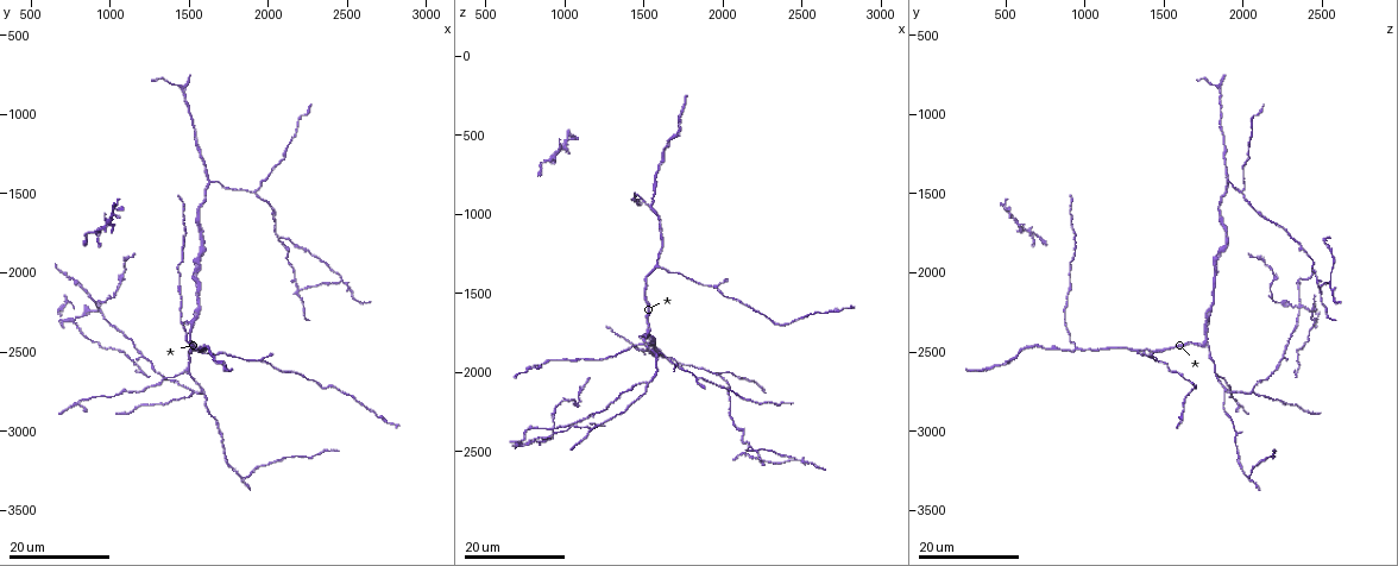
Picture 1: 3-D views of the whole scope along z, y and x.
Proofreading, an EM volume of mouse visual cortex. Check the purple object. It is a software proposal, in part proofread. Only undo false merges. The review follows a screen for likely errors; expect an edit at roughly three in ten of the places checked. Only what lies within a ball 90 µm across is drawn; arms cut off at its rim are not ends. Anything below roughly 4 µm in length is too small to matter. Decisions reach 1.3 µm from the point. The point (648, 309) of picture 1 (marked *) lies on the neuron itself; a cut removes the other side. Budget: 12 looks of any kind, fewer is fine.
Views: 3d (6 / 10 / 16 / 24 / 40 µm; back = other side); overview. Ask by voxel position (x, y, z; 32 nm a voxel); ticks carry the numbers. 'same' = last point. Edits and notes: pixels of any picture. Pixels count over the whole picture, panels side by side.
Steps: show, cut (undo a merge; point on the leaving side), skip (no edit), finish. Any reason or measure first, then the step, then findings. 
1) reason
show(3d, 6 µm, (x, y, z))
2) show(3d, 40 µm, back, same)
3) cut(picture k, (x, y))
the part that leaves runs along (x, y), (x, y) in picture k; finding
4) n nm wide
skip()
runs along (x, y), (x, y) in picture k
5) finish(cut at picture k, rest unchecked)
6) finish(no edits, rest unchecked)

a fork
show(3d, 16 µm, (1600, 2740, 1900))

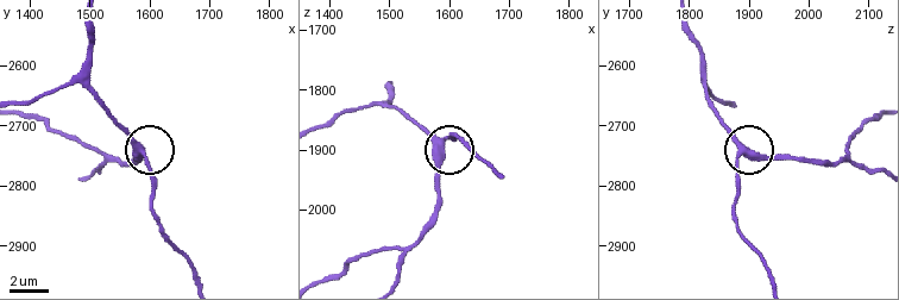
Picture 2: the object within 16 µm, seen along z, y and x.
show(3d, 6 µm, (1585, 2745, 1895))

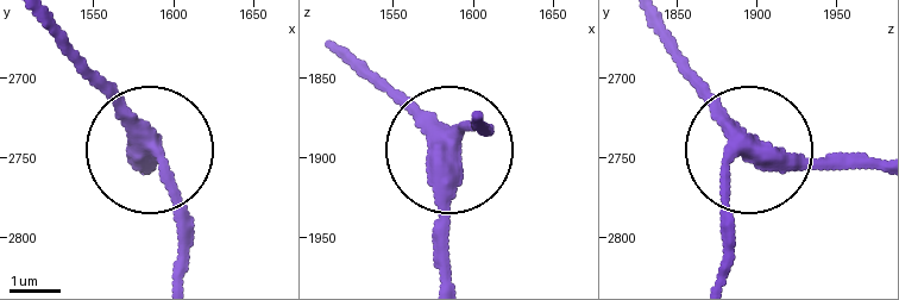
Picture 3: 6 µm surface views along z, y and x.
skip()
runs along (42, 30), (165, 170), (183, 273) in picture 3; continuous, no second neuron

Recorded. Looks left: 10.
three-way junction
show(3d, 16 µm, (1520, 2740, 2080))

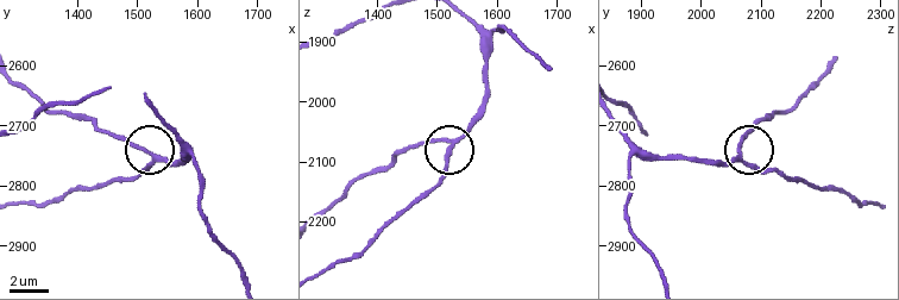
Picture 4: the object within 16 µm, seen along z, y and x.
closer look
show(3d, 6 µm, (1520, 2745, 2065))

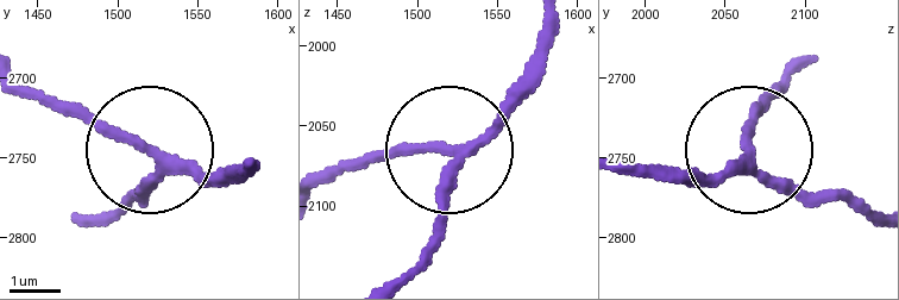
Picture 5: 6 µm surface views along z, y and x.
show(3d, 6 µm, back, (1522, 2750, 2066))

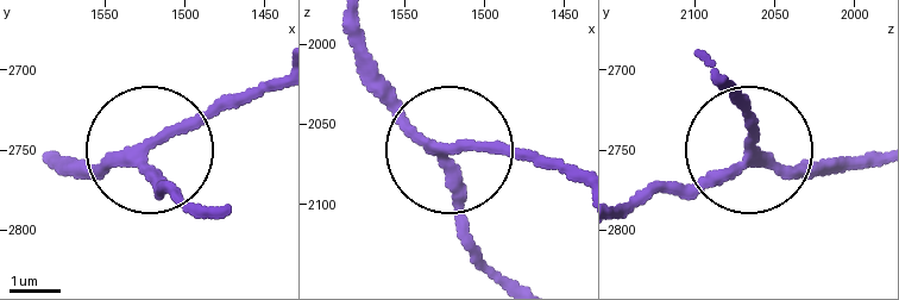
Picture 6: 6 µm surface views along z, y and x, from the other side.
210 nm wide
skip()
all the same neuron

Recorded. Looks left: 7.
two arms in line, one across
show(3d, 24 µm, (1500, 2440, 1780))

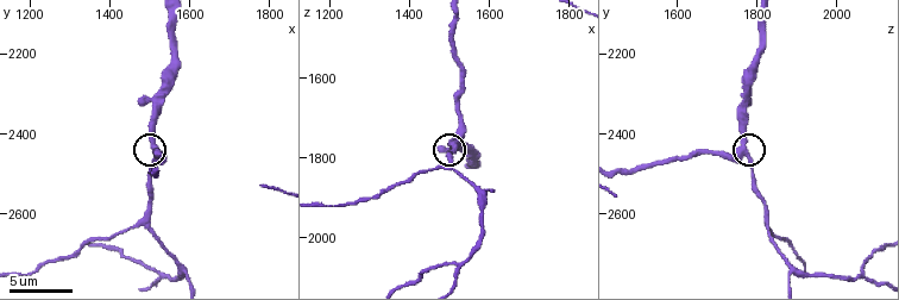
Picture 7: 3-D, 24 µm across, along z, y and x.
show(3d, 10 µm, (1510, 2455, 1775))

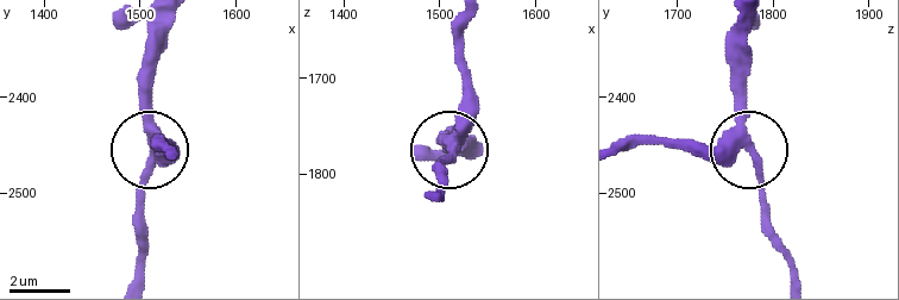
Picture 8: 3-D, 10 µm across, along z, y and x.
3 arms
skip()
one neuron here

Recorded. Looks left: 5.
branch point
show(3d, 24 µm, (1920, 1480, 1980))

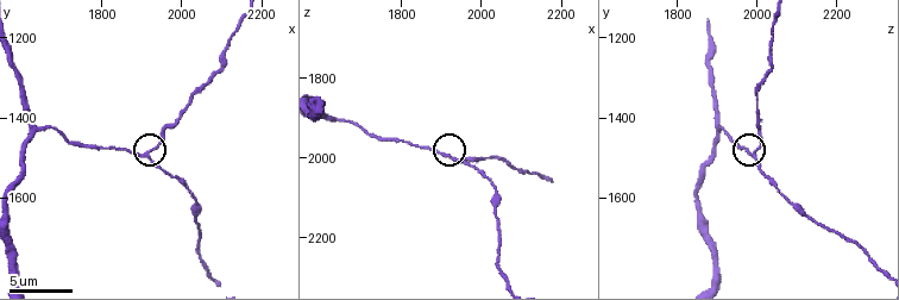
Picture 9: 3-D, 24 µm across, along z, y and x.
zoom in
show(3d, 6 µm, (1910, 1495, 1990))

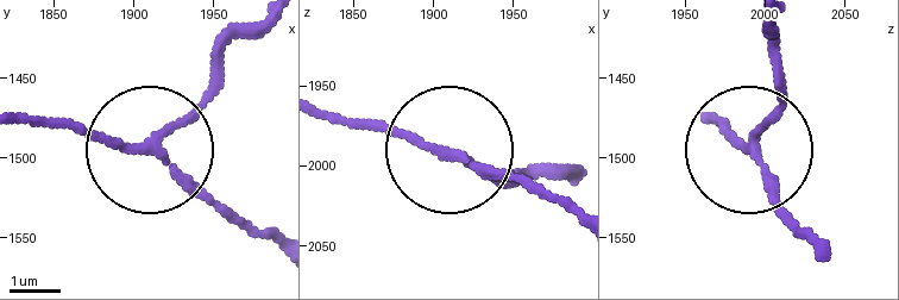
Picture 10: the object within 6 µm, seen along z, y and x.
3 arms
skip()
all the same neuron

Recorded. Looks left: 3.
looks like a crossing
show(3d, 16 µm, (940, 2220, 2340))

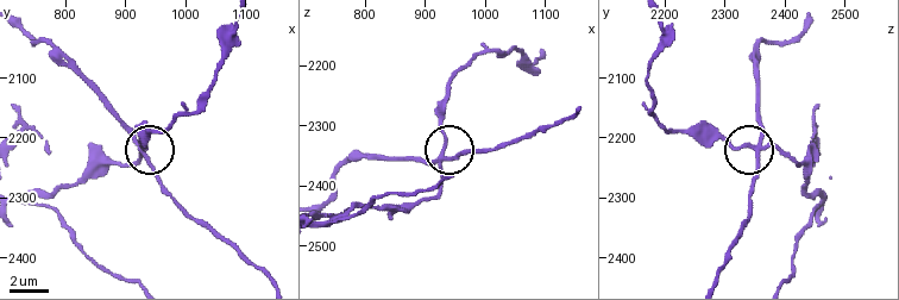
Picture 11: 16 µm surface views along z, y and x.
show(3d, 10 µm, (925, 2215, 2350))

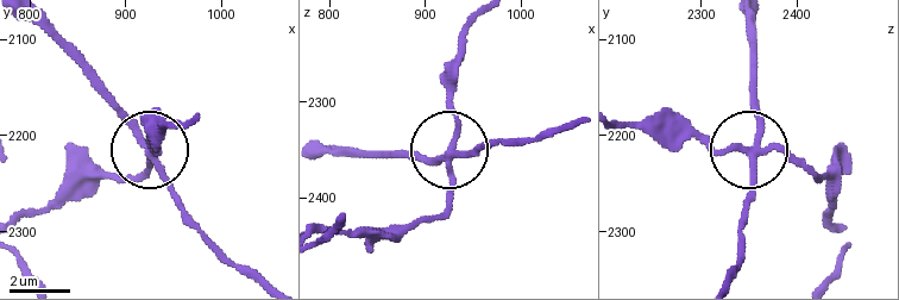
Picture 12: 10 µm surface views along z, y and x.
cut(picture 12, (452, 110))
two neurons meet here

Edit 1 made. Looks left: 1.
finish(cut at picture 12, rest unchecked)

